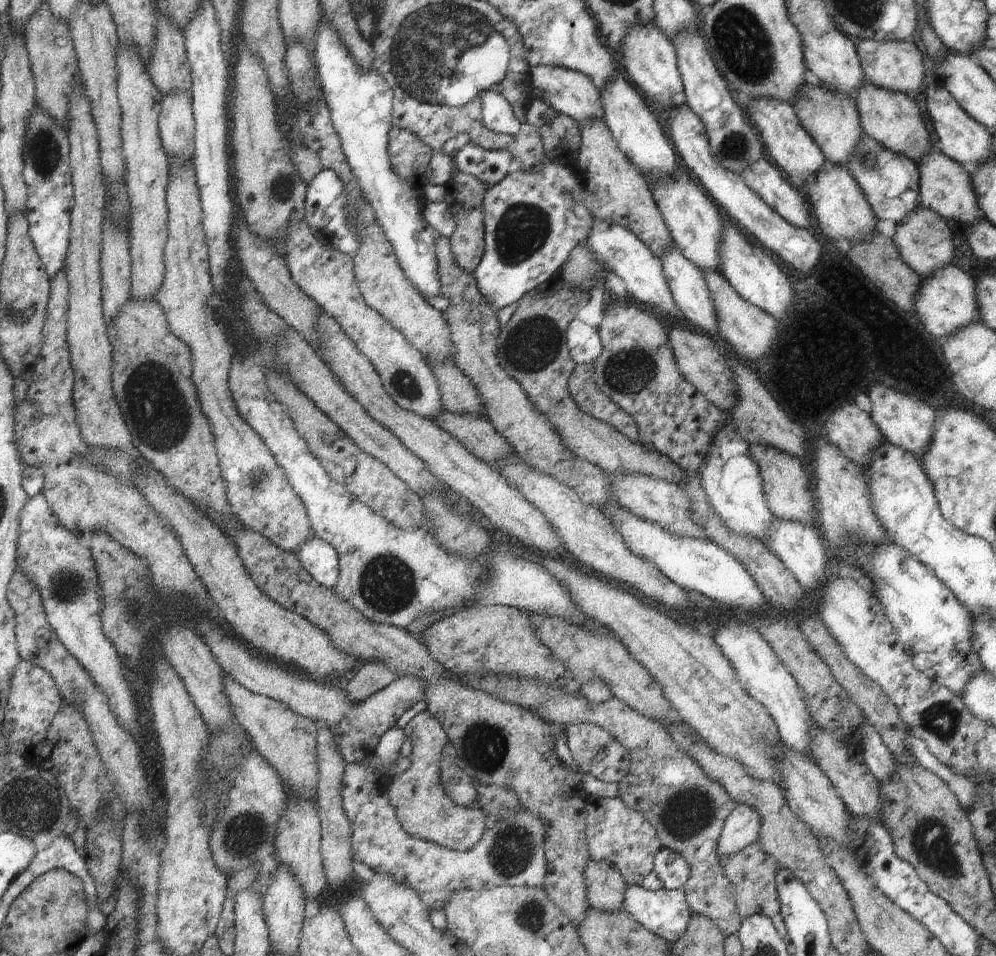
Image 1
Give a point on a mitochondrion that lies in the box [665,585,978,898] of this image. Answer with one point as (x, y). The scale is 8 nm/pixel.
(930, 841)

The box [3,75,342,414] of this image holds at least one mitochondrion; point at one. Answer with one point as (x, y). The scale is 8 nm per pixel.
(44, 152)

